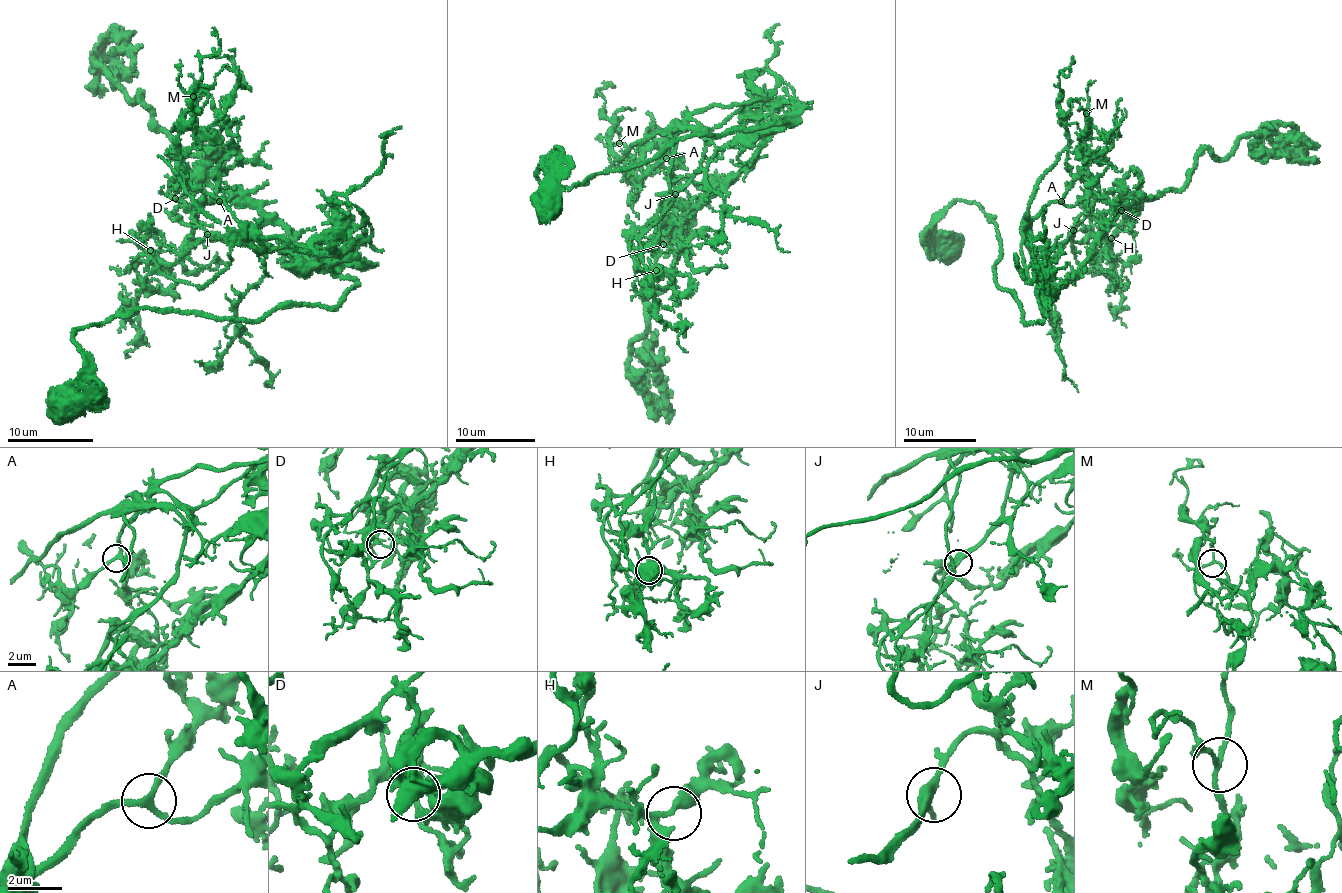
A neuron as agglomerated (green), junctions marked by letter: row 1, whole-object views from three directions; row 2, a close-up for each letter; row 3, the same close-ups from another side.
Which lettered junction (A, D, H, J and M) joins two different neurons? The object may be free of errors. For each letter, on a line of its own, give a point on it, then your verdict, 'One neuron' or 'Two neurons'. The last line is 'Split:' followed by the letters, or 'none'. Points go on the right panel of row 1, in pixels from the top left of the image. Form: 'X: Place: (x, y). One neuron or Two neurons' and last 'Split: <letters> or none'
A: Place: (1061, 201). One neuron
D: Place: (1121, 210). Two neurons
H: Place: (1111, 238). One neuron
J: Place: (1073, 230). One neuron
M: Place: (1086, 113). One neuron
Split: D

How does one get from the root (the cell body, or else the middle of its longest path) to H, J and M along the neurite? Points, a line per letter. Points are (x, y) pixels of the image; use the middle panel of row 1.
H: (547, 204), (541, 159), (550, 192), (680, 140), (797, 122), (736, 114), (714, 127), (660, 219), (656, 270)
J: (547, 204), (541, 159), (537, 179), (550, 192), (680, 140), (797, 122), (732, 114), (675, 194)
M: (547, 204), (541, 159), (550, 192), (680, 140), (797, 122), (688, 127), (637, 183), (619, 143)

